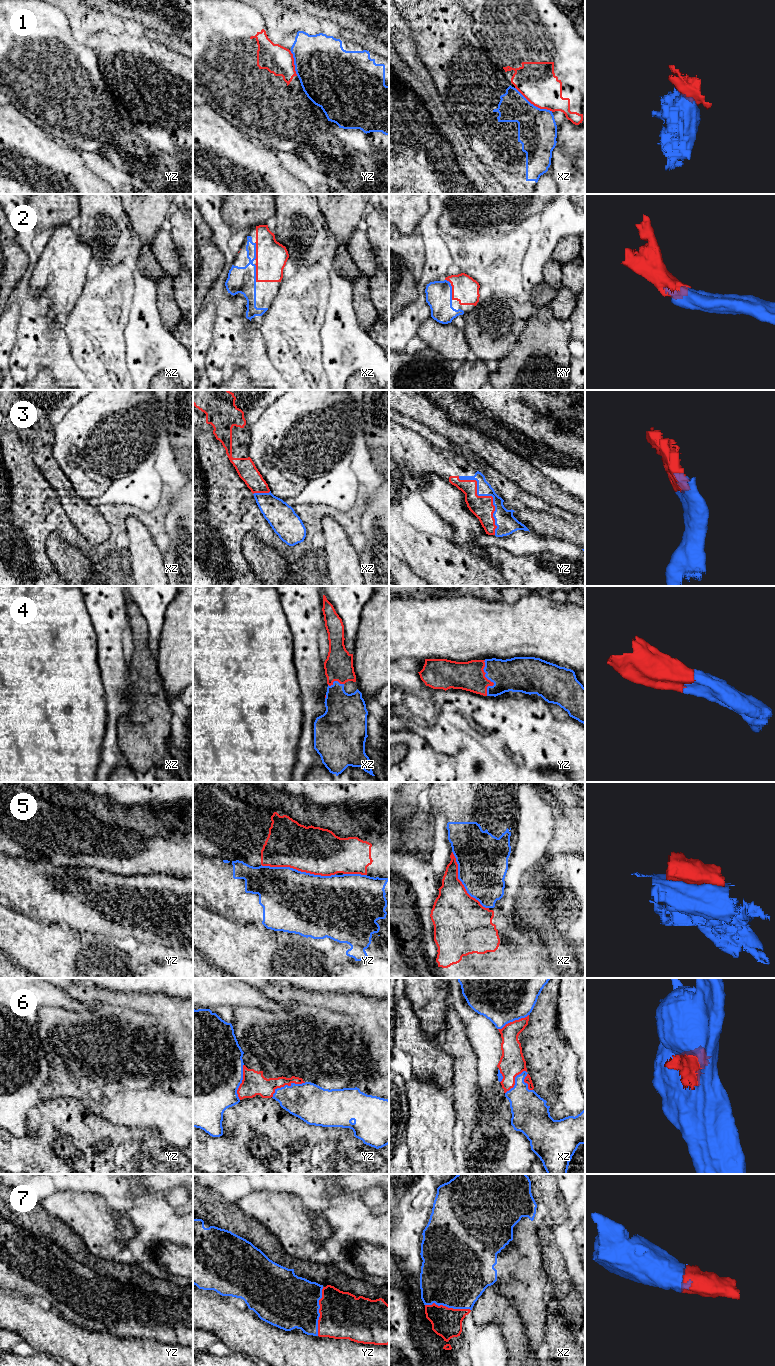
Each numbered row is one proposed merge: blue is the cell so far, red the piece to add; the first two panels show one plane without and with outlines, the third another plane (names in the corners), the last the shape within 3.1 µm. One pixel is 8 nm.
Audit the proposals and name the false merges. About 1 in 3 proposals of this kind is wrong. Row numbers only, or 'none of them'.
1, 5

